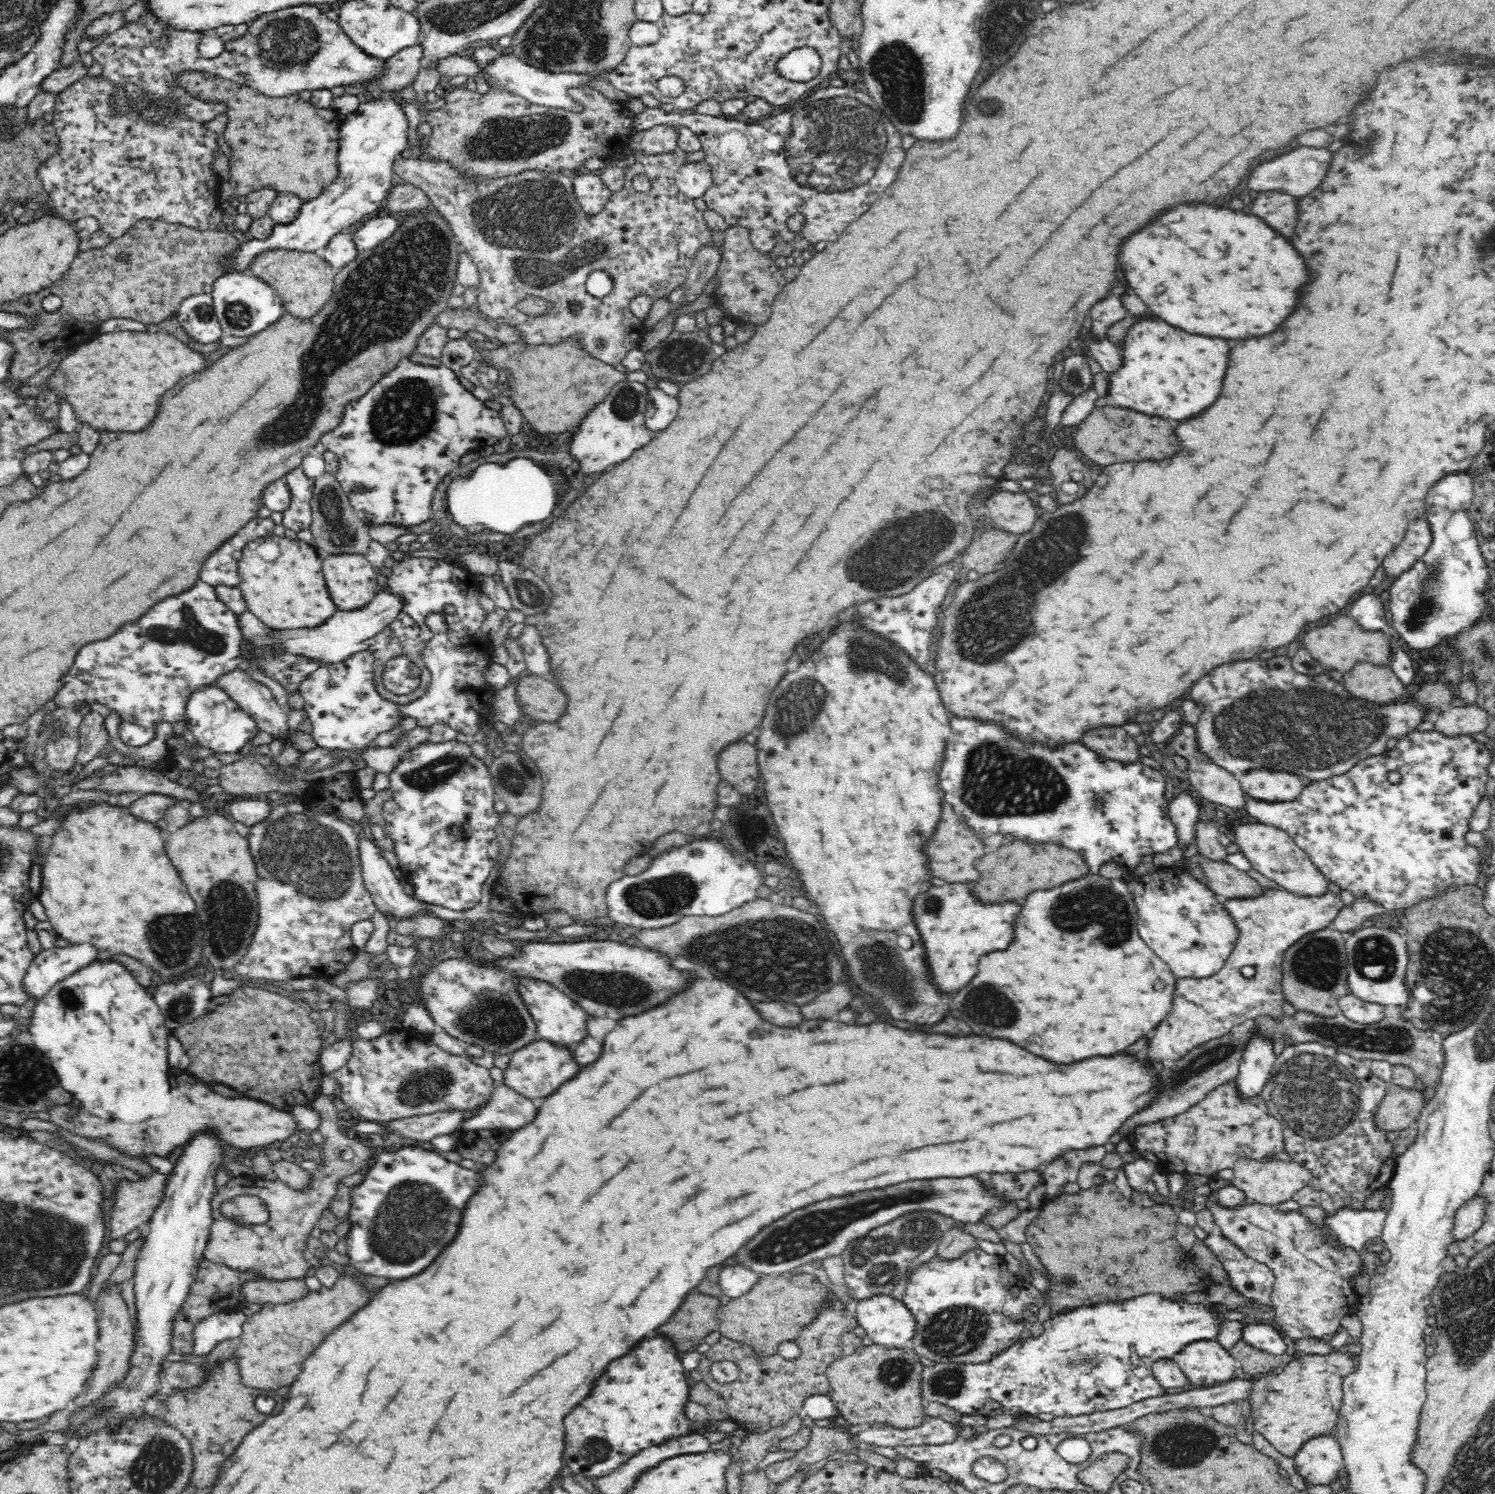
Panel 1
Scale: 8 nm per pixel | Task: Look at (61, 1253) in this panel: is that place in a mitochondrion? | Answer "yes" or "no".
yes

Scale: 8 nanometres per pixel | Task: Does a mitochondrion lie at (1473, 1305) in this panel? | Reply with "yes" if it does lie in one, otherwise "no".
yes

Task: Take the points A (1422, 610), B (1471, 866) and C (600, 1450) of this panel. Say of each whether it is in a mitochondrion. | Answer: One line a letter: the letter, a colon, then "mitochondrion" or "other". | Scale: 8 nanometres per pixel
A: mitochondrion
B: other
C: mitochondrion

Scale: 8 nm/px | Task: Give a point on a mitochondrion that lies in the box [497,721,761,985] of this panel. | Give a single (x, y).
(662, 897)

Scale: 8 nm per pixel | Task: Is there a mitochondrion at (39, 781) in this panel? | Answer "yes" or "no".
no

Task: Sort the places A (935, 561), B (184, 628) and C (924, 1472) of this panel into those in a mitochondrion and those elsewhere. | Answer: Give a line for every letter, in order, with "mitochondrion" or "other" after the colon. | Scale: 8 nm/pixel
A: mitochondrion
B: mitochondrion
C: other

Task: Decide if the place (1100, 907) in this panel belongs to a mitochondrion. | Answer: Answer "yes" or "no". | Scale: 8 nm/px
yes

